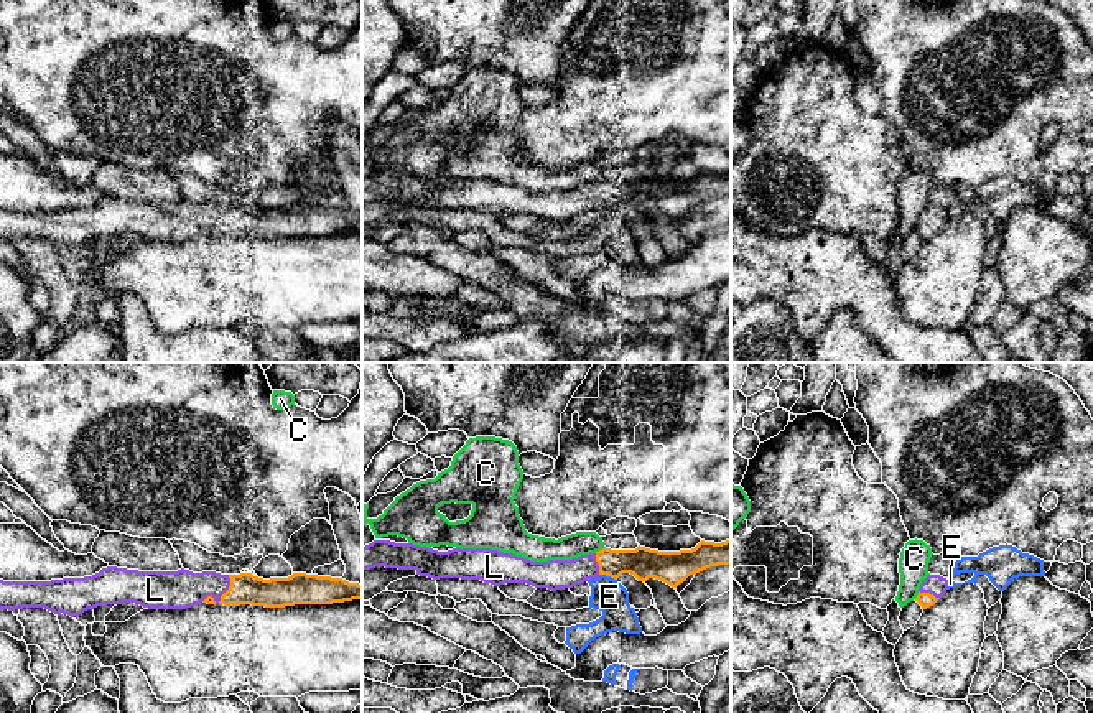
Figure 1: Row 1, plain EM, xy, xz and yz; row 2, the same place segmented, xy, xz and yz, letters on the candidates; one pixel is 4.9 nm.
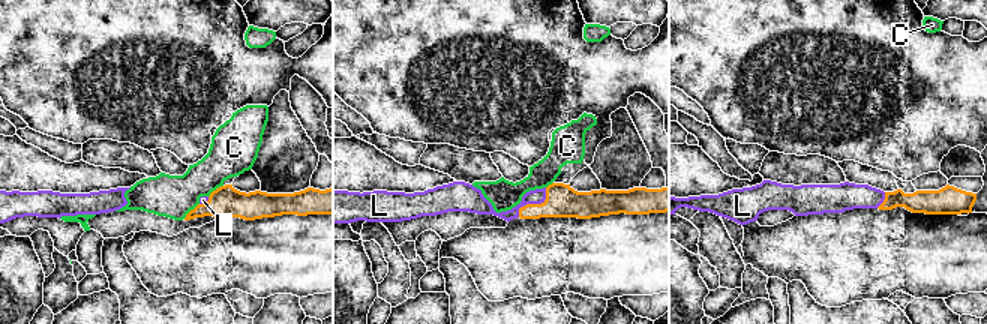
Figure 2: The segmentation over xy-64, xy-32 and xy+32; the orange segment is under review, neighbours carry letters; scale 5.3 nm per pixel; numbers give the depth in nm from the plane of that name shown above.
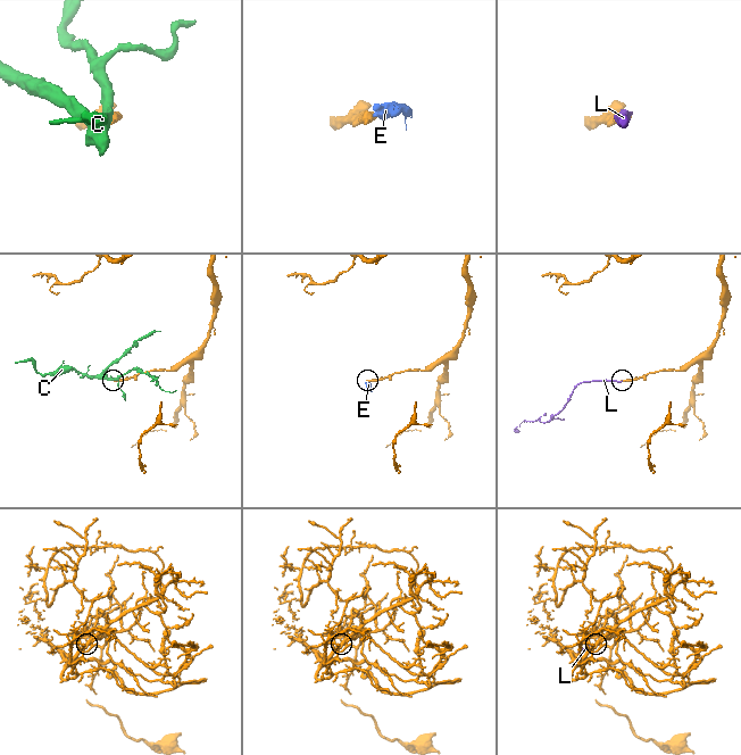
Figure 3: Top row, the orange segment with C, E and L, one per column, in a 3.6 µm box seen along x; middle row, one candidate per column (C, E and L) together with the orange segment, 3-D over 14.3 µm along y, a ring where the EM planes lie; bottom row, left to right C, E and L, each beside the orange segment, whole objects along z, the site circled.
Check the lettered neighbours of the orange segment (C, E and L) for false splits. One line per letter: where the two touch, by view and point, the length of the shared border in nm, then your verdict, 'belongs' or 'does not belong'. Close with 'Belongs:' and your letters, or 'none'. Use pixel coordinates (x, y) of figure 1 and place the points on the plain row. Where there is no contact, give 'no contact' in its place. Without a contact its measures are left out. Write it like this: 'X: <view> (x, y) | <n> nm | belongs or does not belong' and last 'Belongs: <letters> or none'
C: xz (599, 181) | 60 nm | does not belong
E: xz (609, 206) | 90 nm | does not belong
L: xy (221, 228) | 190 nm | belongs
Belongs: L

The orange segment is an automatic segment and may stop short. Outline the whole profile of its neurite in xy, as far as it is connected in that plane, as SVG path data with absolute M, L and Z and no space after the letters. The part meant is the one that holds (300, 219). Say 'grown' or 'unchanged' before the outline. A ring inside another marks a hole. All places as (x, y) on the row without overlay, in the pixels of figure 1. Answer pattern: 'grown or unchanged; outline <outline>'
grown; outline M102 199L84 209L51 212L0 211L0 240L44 239L71 249L102 235L135 234L148 240L186 240L199 234L285 239L362 231L362 216L342 209L293 204L263 211L252 204L138 203Z

